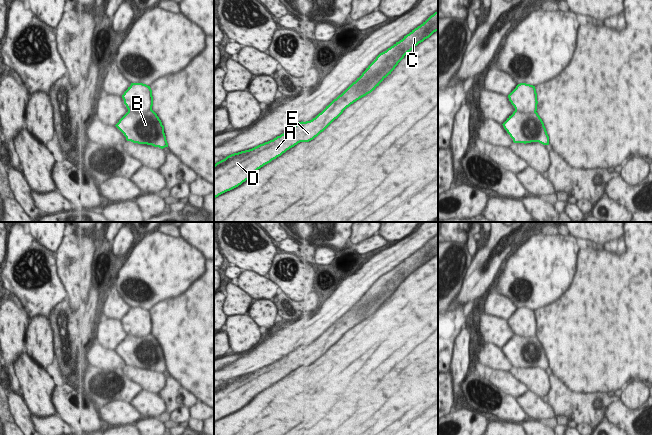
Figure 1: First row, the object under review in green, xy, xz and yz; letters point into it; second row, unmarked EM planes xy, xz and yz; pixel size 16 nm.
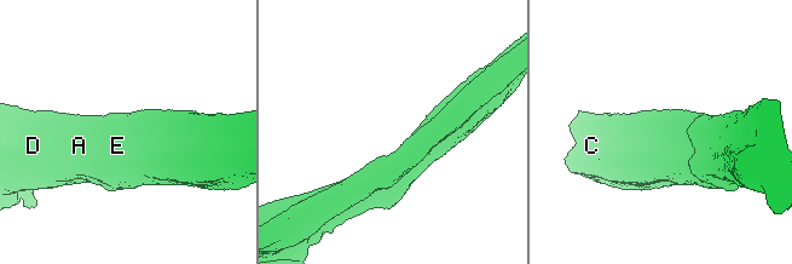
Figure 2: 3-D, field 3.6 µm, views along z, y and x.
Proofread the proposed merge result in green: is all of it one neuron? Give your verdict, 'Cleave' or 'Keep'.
Cleave

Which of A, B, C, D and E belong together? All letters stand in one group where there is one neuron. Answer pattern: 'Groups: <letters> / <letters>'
Groups: A D E / B C

